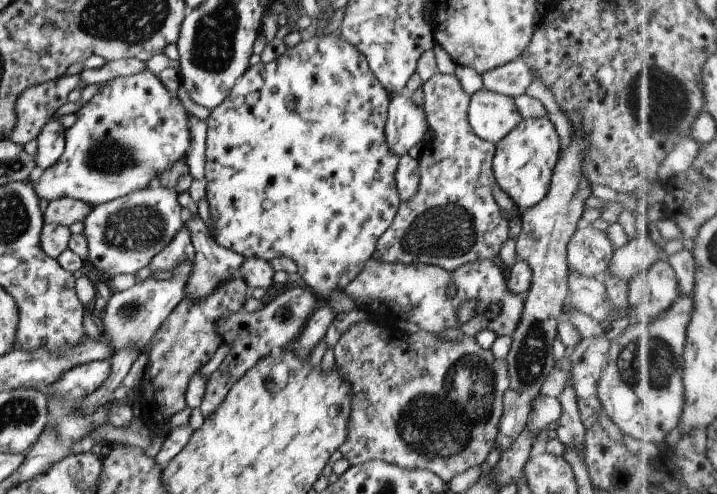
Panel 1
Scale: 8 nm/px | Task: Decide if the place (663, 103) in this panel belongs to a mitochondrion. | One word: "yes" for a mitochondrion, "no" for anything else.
yes

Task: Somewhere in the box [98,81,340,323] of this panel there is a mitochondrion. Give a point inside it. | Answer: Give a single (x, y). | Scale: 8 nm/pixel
(137, 228)

